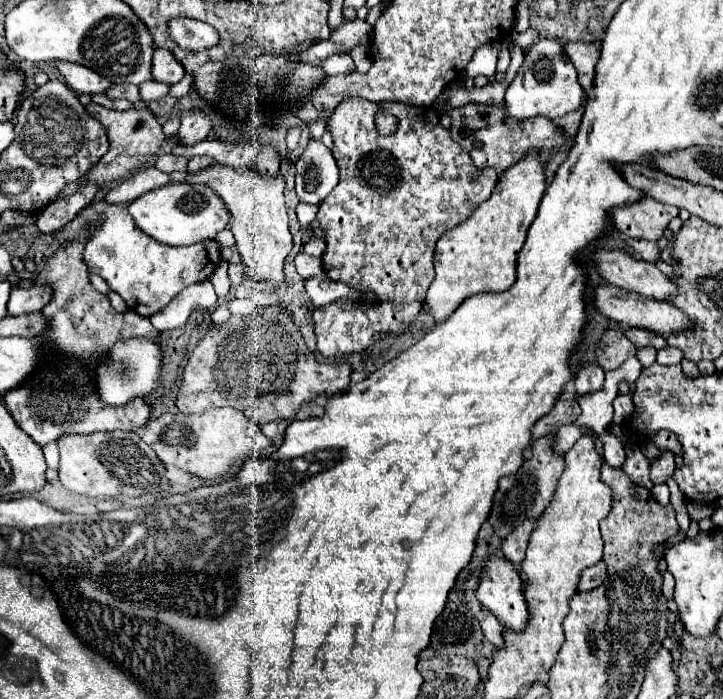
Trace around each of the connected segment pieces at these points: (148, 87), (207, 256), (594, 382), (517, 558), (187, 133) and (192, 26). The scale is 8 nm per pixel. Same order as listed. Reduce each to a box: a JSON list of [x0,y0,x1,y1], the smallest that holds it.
[[140,82,170,102],[56,202,220,316],[576,364,604,394],[502,520,534,564],[178,110,212,146],[170,18,218,52]]

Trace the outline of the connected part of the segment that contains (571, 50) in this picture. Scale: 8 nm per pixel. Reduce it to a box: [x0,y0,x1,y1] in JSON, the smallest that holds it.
[566,42,600,90]

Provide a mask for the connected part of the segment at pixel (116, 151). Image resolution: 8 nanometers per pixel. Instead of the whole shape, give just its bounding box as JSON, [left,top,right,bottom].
[60,104,166,196]

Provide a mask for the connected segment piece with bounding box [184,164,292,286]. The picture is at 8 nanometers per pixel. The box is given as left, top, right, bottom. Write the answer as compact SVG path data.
M212 164L206 170L188 174L184 182L204 184L212 188L228 206L230 230L236 238L236 246L246 264L246 272L254 278L264 278L268 284L278 286L284 282L284 258L292 250L292 236L288 232L288 214L284 206L284 178L278 172L272 178L262 176L256 166L248 170L234 170L230 166Z

